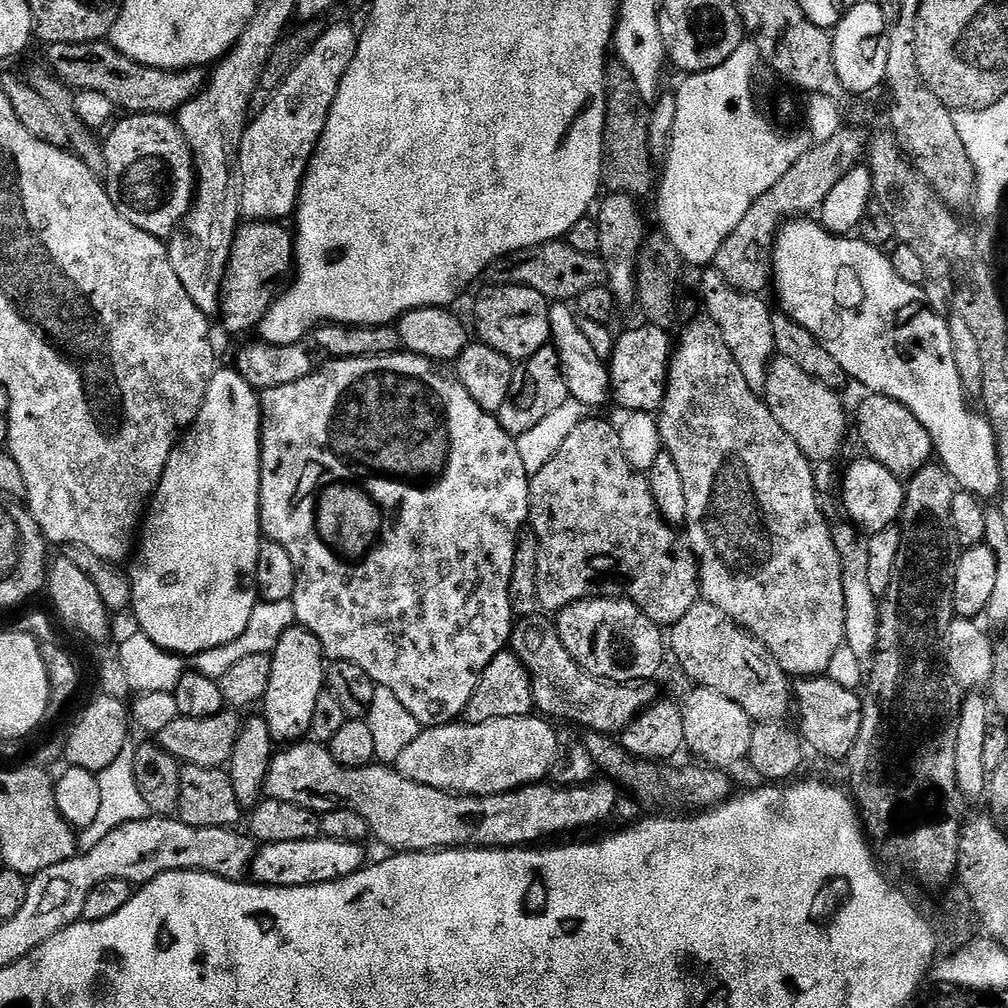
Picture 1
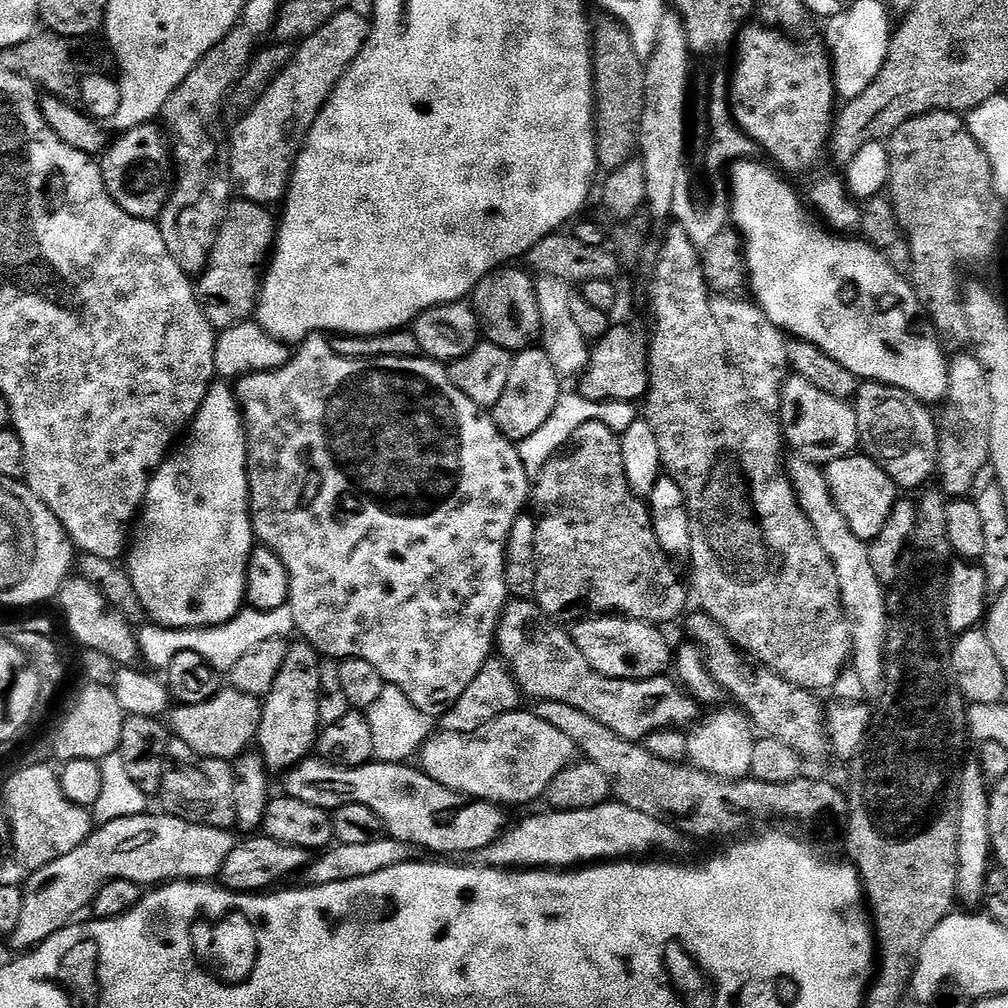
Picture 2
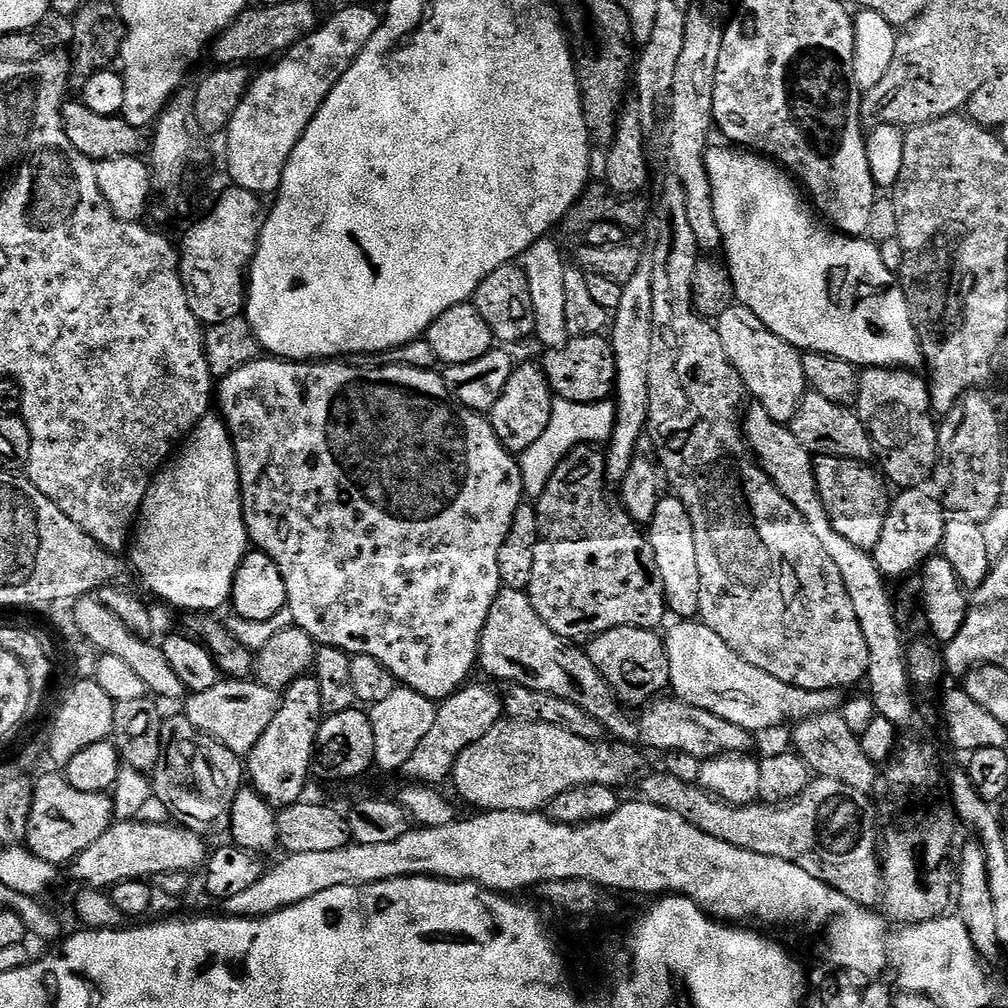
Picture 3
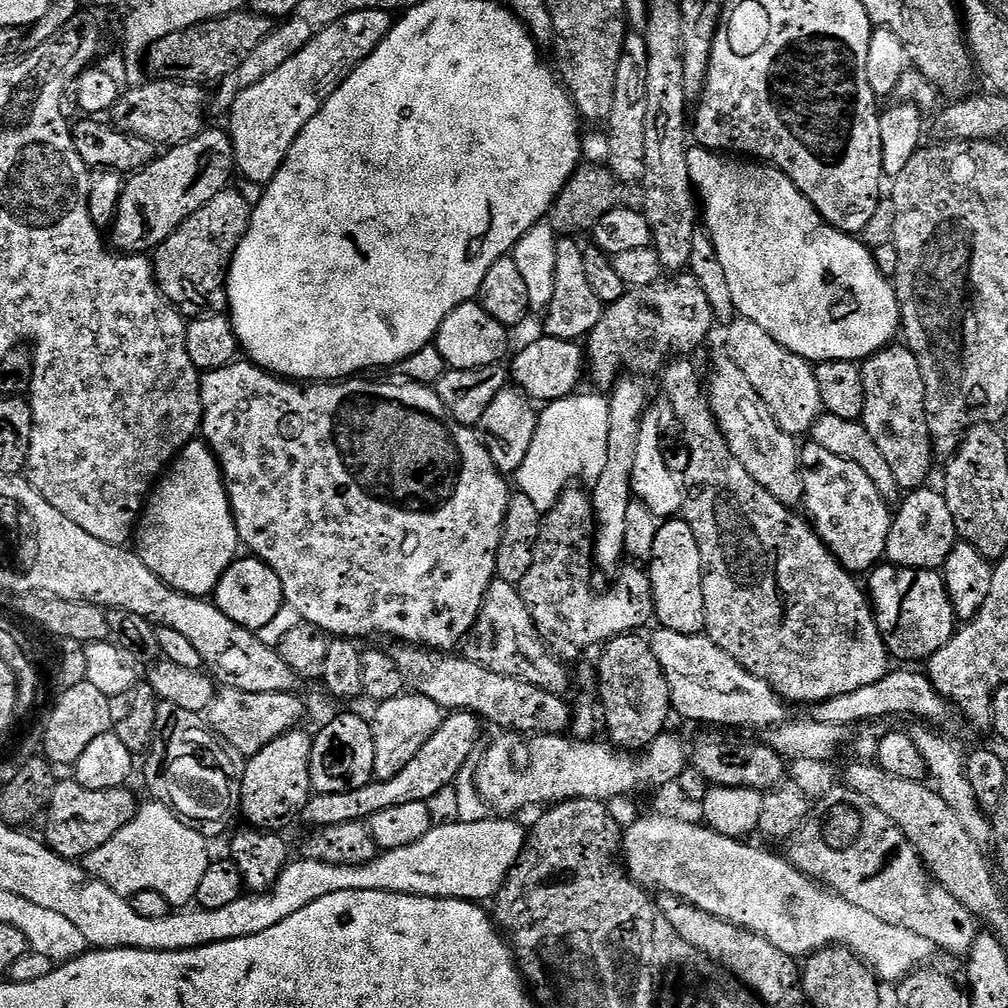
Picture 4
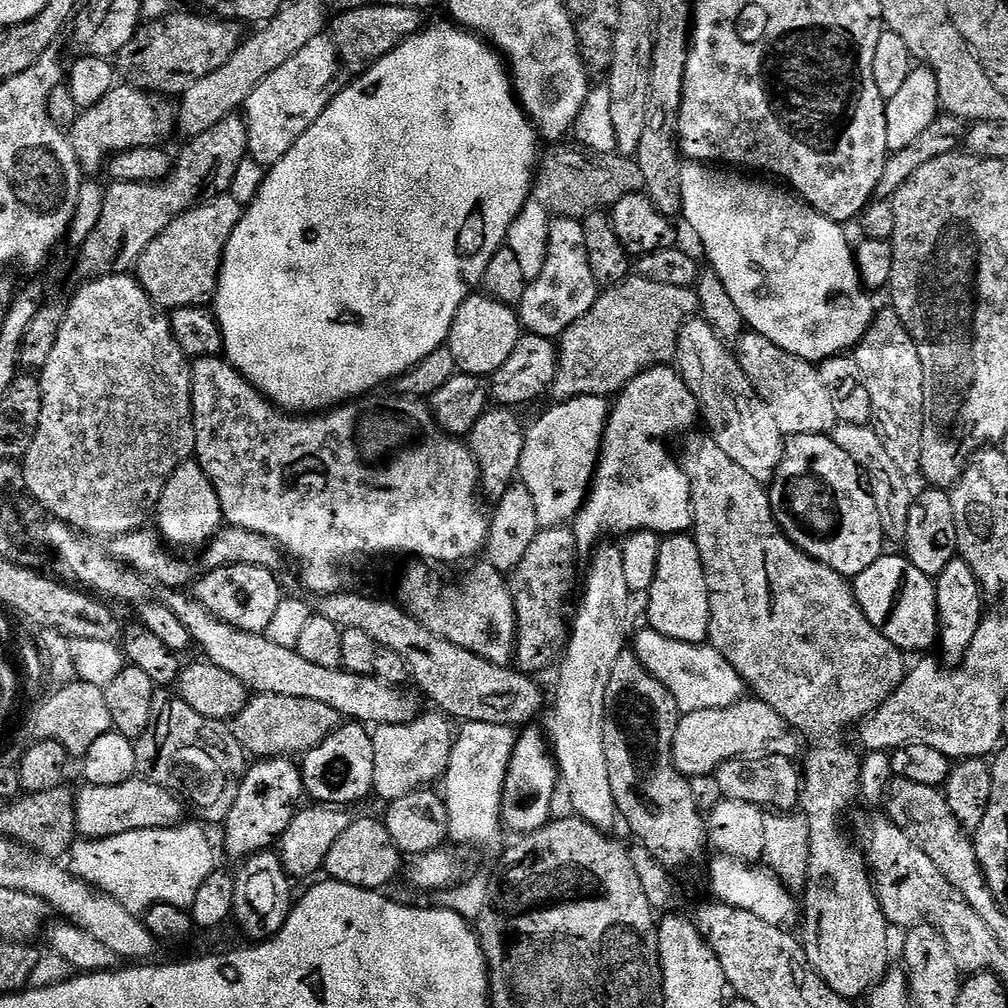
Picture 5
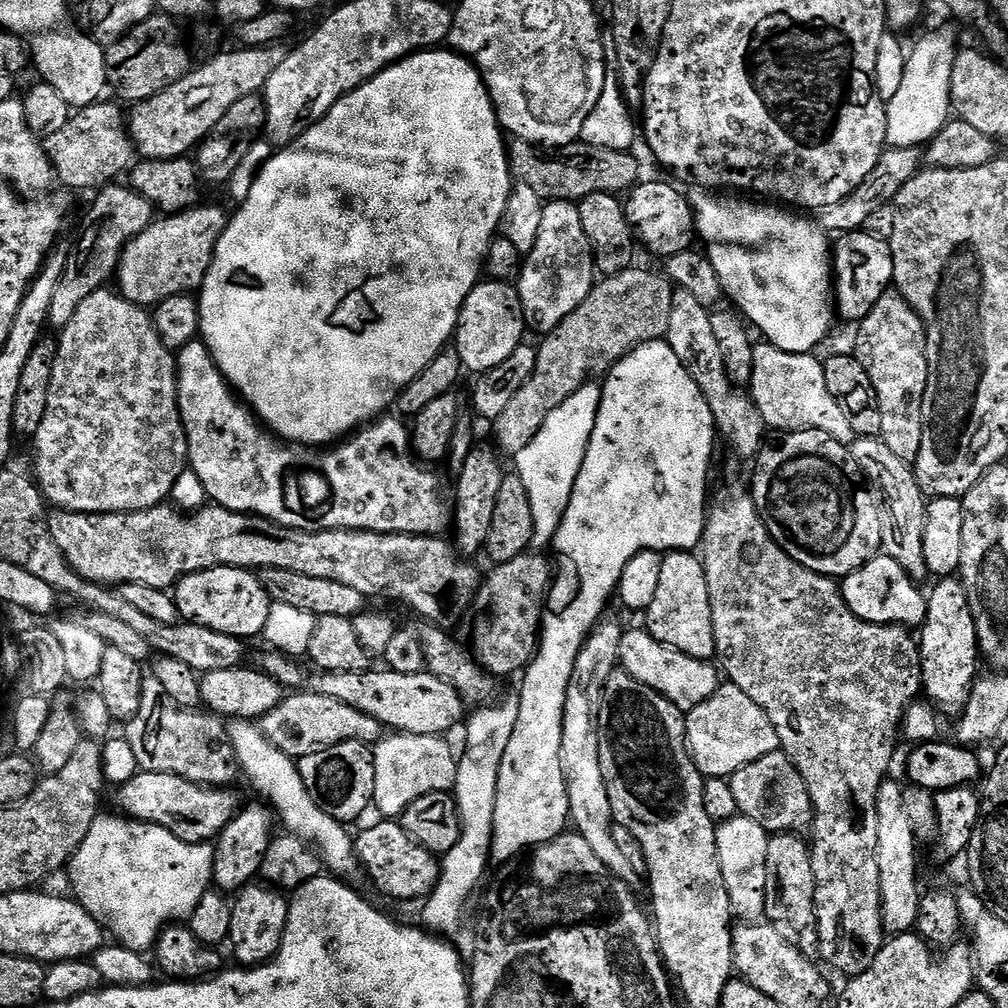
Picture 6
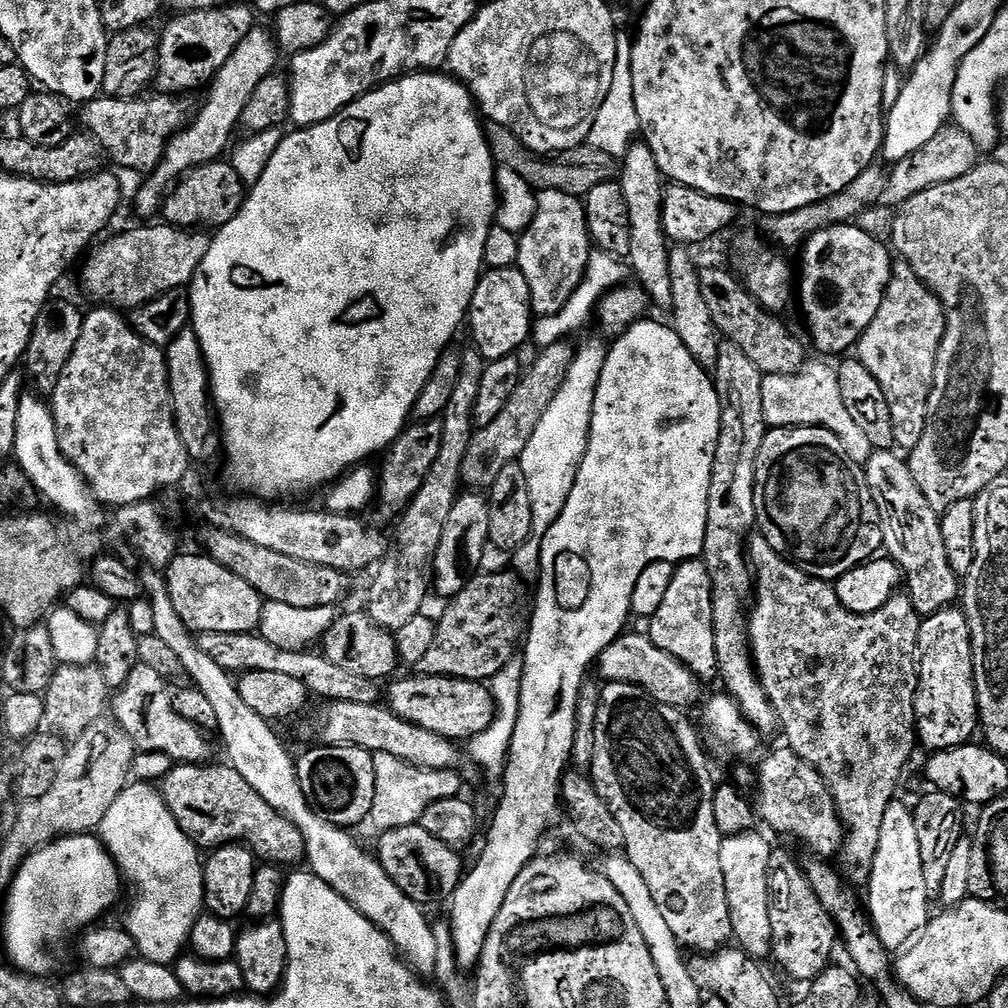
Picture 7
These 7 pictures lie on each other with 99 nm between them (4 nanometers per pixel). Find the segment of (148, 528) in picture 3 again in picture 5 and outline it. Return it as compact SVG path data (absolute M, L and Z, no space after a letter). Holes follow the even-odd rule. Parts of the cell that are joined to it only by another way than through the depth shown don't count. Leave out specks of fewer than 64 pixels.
M195 459L188 460L182 466L178 466L178 470L174 470L170 482L166 482L166 490L162 490L162 498L154 513L155 527L173 549L203 549L220 531L224 519L218 494L210 478L206 478L202 466L196 463Z

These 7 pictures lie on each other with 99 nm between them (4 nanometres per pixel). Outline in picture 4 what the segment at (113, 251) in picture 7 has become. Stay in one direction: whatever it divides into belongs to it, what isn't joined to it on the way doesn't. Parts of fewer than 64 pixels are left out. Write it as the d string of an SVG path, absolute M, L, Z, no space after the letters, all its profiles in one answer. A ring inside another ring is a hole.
M229 186L225 188L222 194L218 194L218 198L214 198L210 202L206 202L206 206L202 206L202 210L198 210L198 214L190 214L190 218L186 222L182 222L182 226L178 226L178 230L174 230L174 234L170 234L170 238L166 238L166 242L162 242L159 248L154 252L154 263L156 265L156 280L160 283L160 288L164 291L165 298L175 304L181 310L189 310L193 308L196 314L224 314L229 311L228 306L228 275L232 269L232 259L234 258L238 246L242 242L242 238L246 234L246 230L252 221L253 205L249 204L243 191L237 190L235 187Z

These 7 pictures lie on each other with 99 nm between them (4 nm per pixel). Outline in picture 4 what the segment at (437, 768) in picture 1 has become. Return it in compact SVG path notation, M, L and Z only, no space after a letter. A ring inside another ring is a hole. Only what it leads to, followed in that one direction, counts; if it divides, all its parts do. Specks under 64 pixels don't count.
M665 730L642 755L625 752L611 743L595 744L592 738L573 738L568 734L559 736L542 736L539 734L524 735L519 732L504 732L493 742L484 761L478 764L476 771L476 789L489 809L496 814L520 814L523 808L531 804L551 806L562 800L602 800L613 802L619 796L628 796L631 792L640 792L653 784L660 788L663 784L675 785L680 779L682 770L689 767L690 748L684 745L672 730Z

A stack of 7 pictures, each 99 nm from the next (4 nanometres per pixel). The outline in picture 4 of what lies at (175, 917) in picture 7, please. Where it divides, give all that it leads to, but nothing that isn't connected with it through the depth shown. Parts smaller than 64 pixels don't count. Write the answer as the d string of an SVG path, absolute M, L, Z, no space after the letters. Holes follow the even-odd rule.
M151 802L152 804L141 803L137 809L136 816L126 826L122 826L122 830L118 830L118 834L114 834L114 838L110 838L110 842L106 842L106 846L98 846L98 850L94 850L89 856L83 857L82 866L92 876L96 876L102 882L106 882L106 886L110 886L110 890L114 890L120 896L133 897L142 894L142 890L154 890L158 894L162 894L162 898L166 898L169 905L184 904L180 906L188 906L195 901L196 891L202 882L202 877L206 874L210 863L210 855L208 856L208 840L199 832L199 827L193 826L189 821L181 818L177 813L173 812L167 804L159 802Z

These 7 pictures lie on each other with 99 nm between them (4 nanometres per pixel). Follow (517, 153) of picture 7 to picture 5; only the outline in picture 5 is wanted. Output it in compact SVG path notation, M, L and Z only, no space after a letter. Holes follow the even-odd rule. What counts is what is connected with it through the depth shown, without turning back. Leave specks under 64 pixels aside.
M552 146L545 156L543 153L532 181L531 199L536 200L538 206L546 206L549 216L583 221L592 212L611 209L618 202L618 198L626 198L626 194L644 192L642 170L633 157L622 156L616 152L590 152L580 146L560 147L564 146Z

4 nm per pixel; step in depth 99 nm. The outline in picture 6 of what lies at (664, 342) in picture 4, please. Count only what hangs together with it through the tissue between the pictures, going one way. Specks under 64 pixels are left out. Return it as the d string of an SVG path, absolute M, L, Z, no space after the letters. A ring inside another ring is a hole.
M633 266L616 276L603 277L593 285L585 301L568 317L563 318L553 332L540 340L541 344L536 348L534 374L526 378L526 386L522 386L522 390L514 394L513 400L506 405L506 410L502 410L502 414L498 414L498 418L491 425L492 432L496 435L495 447L505 457L508 455L508 458L514 458L522 450L526 450L526 446L530 446L530 442L538 434L542 422L546 422L546 418L550 418L550 414L554 414L554 410L562 406L562 402L566 402L570 394L578 391L583 384L589 383L591 376L588 375L591 372L607 373L627 352L651 340L663 340L667 337L674 285L661 273L660 276L656 272L647 272L644 268Z

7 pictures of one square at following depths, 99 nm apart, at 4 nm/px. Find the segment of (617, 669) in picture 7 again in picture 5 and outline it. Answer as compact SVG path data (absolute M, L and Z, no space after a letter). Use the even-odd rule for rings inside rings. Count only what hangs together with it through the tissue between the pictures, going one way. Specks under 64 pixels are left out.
M641 627L640 633L635 633L634 651L636 656L646 666L646 670L662 684L678 702L681 713L697 712L698 710L718 710L745 699L746 685L744 679L722 658L717 648L711 643L691 644L678 642L674 638L666 638L666 634L658 634L653 628Z

